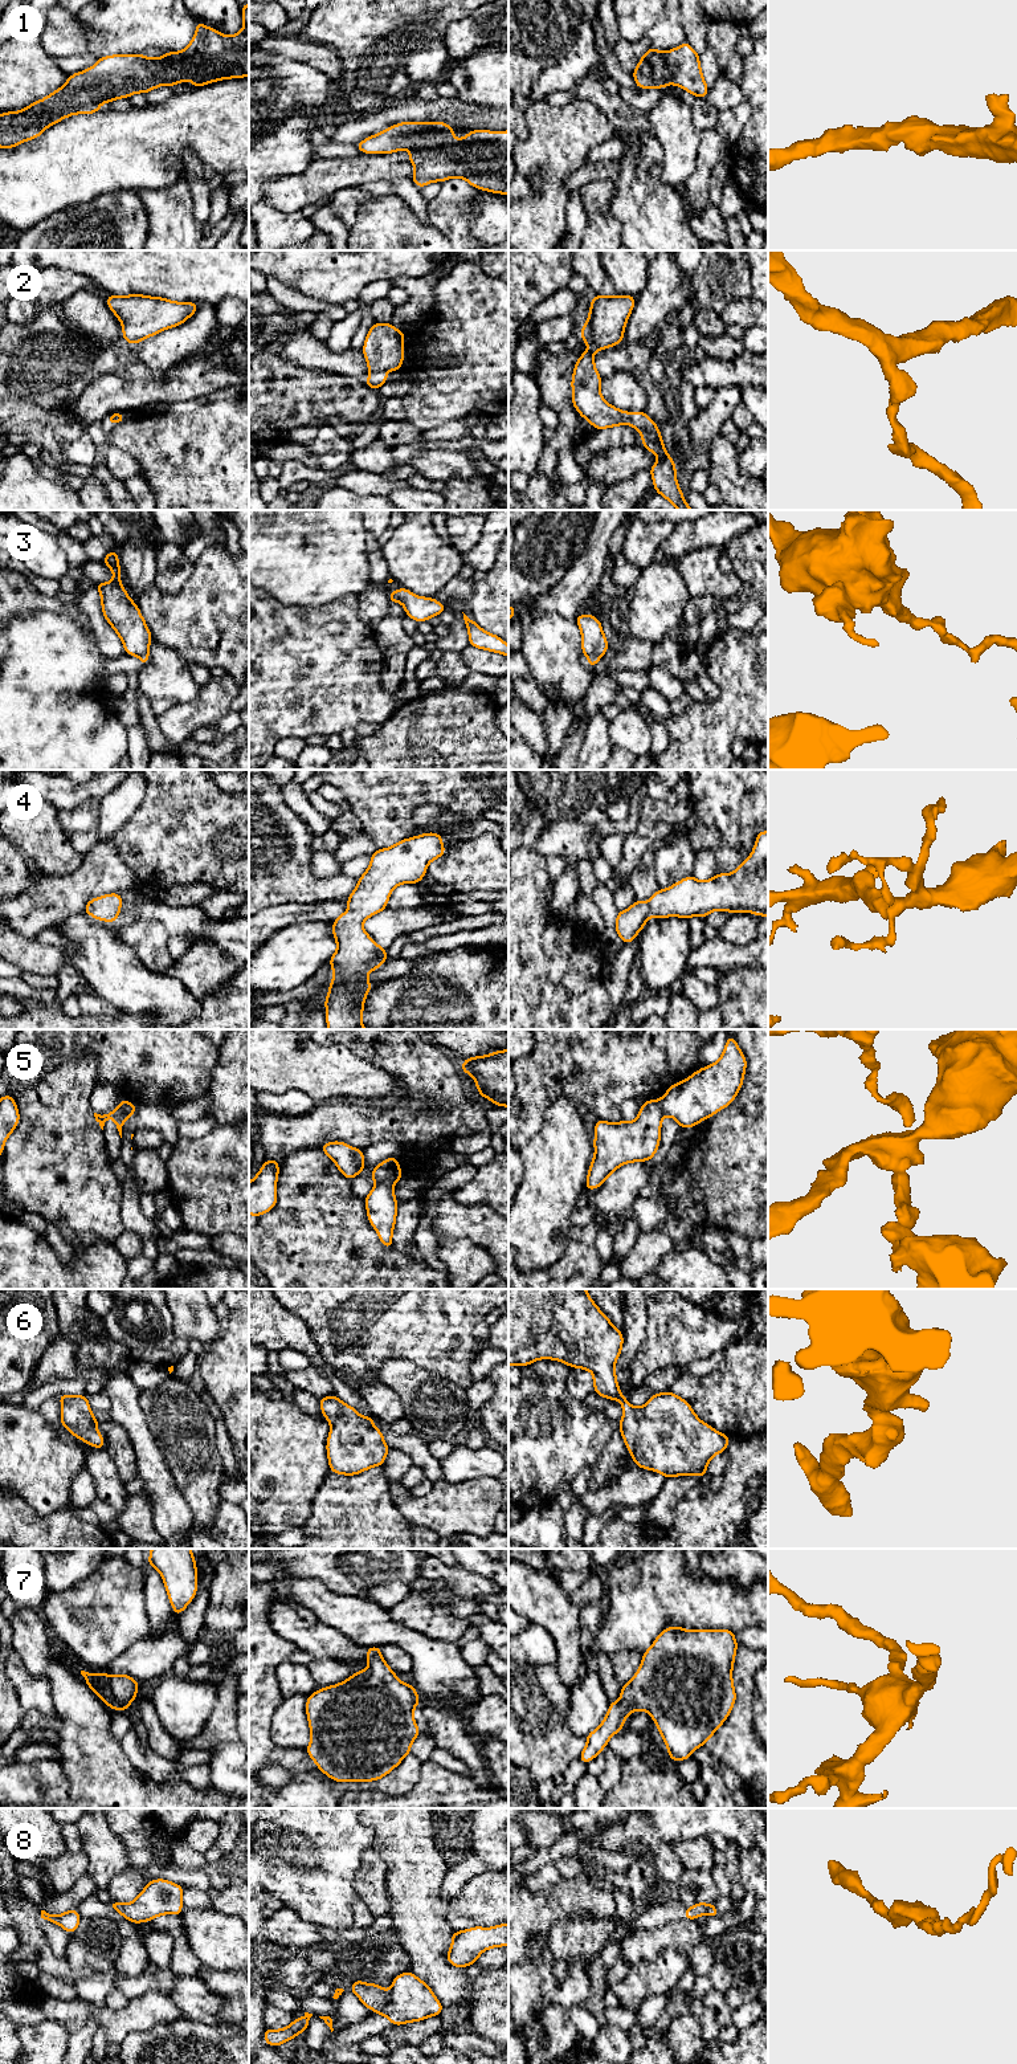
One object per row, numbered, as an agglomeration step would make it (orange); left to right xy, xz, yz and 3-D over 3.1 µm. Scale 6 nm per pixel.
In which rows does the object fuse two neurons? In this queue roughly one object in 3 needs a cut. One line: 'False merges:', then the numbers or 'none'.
False merges: 3, 5, 8

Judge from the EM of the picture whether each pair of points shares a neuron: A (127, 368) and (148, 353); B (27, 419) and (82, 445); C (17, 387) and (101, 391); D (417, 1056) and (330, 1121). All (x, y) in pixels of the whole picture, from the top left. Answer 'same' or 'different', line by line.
A: different
B: different
C: different
D: same

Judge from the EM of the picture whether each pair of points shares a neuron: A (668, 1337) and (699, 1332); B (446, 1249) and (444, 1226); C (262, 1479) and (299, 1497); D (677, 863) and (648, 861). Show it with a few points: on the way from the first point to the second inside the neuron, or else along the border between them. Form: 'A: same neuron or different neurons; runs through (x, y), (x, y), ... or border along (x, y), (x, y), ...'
A: same neuron; runs through (676, 1336), (678, 1333), (691, 1333)
B: different neurons; border along (438, 1238), (466, 1238), (477, 1244)
C: same neuron; runs through (272, 1483), (290, 1488)
D: different neurons; border along (670, 836), (656, 852), (654, 877), (657, 888)

